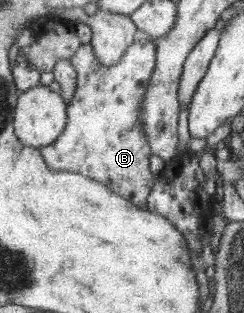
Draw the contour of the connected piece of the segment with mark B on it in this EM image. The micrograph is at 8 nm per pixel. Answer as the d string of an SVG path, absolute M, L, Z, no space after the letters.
M140 35L129 47L129 51L126 52L126 56L120 64L112 68L104 68L102 64L98 64L98 60L94 56L94 48L90 44L84 44L79 48L78 53L71 59L78 74L78 88L76 96L69 106L69 123L54 144L41 149L50 169L56 172L88 176L106 184L115 193L130 200L141 209L149 208L148 199L158 178L152 176L152 170L150 170L150 158L152 158L153 150L147 139L143 123L142 101L149 92L149 82L156 69L157 53L156 44Z

